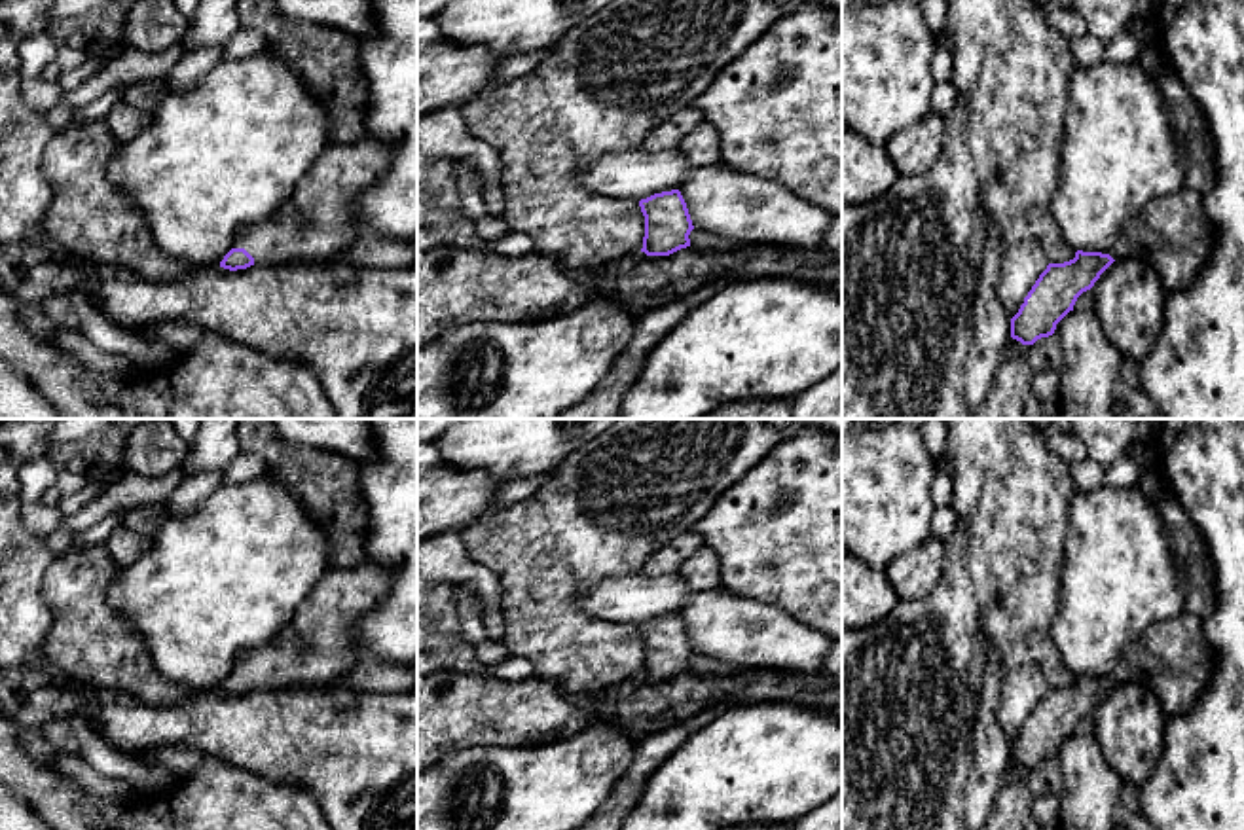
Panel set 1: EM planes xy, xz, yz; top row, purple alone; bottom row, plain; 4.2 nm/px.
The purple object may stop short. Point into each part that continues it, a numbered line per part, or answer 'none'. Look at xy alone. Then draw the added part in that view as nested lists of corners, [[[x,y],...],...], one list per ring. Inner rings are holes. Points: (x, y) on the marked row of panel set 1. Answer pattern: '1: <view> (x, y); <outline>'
1: xy (319, 220); [[[372,136],[355,144],[326,146],[292,195],[267,220],[241,227],[231,248],[245,248],[258,265],[334,260],[358,241],[360,216],[355,203],[385,174],[393,153],[391,144]]]

